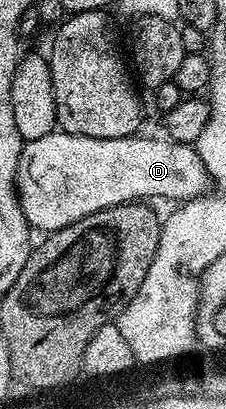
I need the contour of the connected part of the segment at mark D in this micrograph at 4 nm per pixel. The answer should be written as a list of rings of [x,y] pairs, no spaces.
[[[53,131],[47,133],[46,135],[42,135],[42,139],[34,139],[33,141],[25,141],[24,150],[20,153],[20,162],[18,163],[18,171],[16,172],[16,195],[20,198],[20,206],[22,207],[22,211],[26,215],[26,219],[28,220],[29,225],[32,226],[33,230],[39,231],[41,229],[41,234],[47,235],[50,233],[57,233],[60,229],[65,229],[66,227],[70,227],[74,223],[78,223],[82,219],[86,219],[86,215],[94,215],[98,211],[106,211],[110,207],[114,207],[115,205],[130,205],[133,203],[143,202],[145,199],[152,199],[148,197],[165,197],[168,201],[176,201],[175,203],[183,203],[185,201],[192,201],[195,197],[203,197],[205,196],[206,190],[204,189],[207,185],[210,185],[210,178],[208,176],[208,172],[206,171],[206,167],[202,163],[202,159],[196,154],[195,148],[191,144],[184,144],[182,142],[178,142],[171,139],[163,139],[164,141],[159,141],[156,137],[140,137],[141,135],[133,135],[131,137],[119,137],[118,139],[94,139],[93,137],[87,137],[86,135],[74,135],[73,133],[66,133],[63,131]]]

